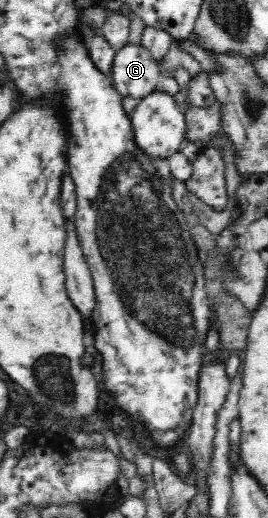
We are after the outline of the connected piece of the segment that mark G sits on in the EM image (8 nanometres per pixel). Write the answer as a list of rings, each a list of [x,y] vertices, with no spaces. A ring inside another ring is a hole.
[[[128,41],[120,50],[116,50],[110,77],[121,95],[144,98],[158,87],[163,76],[158,61],[141,44]]]

